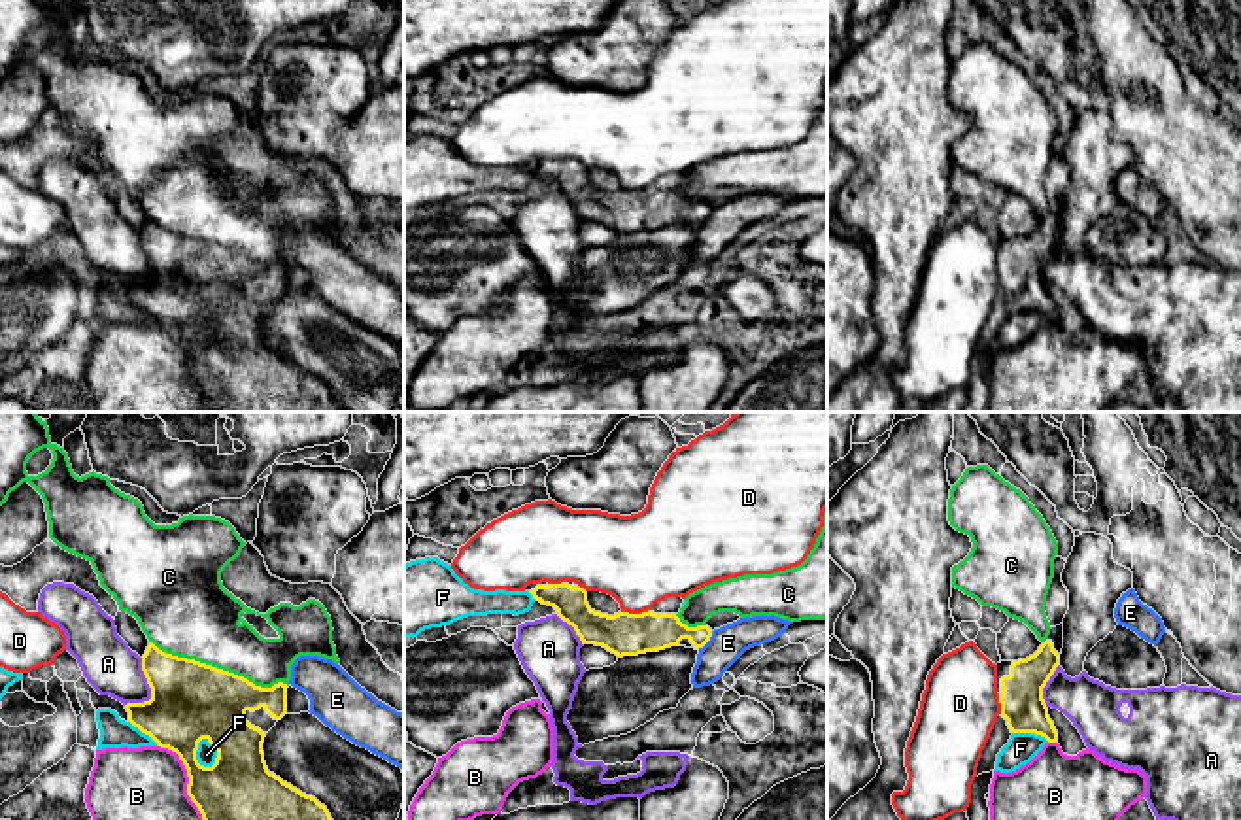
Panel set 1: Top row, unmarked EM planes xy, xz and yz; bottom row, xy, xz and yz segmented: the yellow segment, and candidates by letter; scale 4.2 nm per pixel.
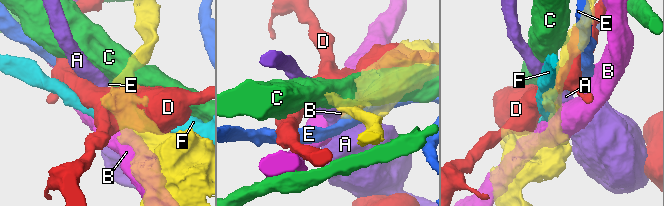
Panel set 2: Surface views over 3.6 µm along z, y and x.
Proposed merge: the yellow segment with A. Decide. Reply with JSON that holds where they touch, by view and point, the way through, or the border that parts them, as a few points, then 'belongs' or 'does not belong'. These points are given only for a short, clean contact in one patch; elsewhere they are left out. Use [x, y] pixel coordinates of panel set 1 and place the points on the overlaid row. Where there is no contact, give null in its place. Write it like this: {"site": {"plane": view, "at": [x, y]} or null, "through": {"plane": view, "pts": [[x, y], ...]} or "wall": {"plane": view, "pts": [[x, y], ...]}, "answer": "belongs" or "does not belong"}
{"site": {"plane": "xy", "at": [152, 690]}, "wall": {"plane": "xy", "pts": [[140, 658], [150, 698], [125, 705]]}, "answer": "does not belong"}

